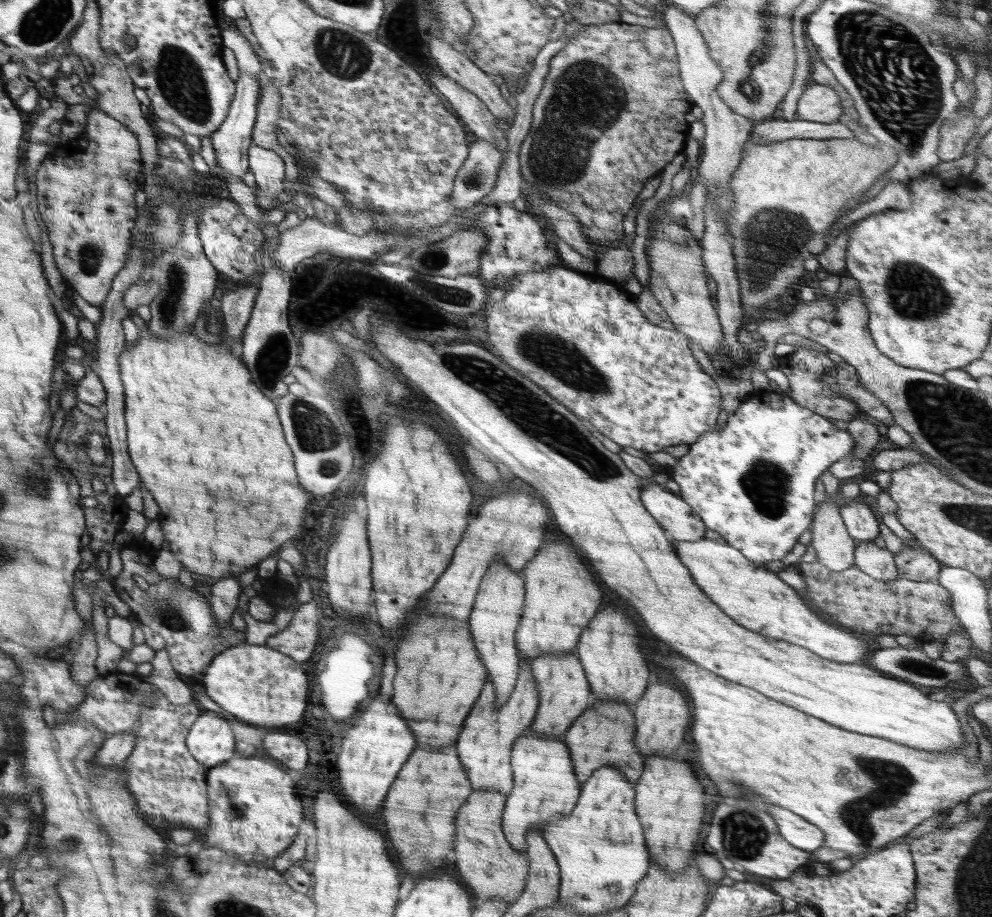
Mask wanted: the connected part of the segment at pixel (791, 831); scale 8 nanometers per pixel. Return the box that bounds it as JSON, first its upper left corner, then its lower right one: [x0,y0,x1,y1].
[765,806,824,852]

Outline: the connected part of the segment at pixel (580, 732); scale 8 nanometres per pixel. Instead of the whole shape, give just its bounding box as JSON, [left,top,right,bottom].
[563,699,645,786]

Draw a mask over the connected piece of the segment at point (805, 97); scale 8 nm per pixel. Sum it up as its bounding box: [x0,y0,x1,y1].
[796,82,844,124]

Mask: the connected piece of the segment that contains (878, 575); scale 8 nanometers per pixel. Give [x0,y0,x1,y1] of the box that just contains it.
[854,541,899,582]

